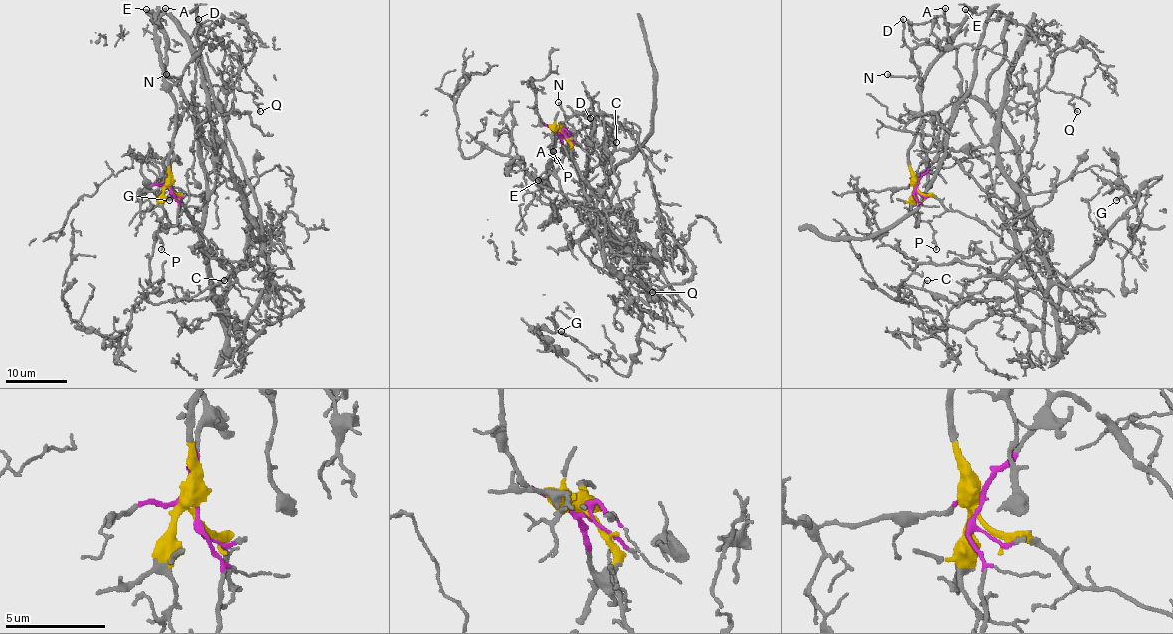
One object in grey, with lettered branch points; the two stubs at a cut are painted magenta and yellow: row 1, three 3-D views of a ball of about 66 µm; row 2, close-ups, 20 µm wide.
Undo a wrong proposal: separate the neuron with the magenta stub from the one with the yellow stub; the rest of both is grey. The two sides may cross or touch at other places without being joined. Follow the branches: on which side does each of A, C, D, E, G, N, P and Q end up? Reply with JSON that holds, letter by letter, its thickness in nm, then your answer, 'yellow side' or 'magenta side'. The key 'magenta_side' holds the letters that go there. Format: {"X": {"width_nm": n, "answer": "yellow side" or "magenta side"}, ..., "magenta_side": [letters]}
{"A": {"width_nm": 240, "answer": "yellow side"}, "C": {"width_nm": 140, "answer": "magenta side"}, "D": {"width_nm": 170, "answer": "yellow side"}, "E": {"width_nm": 200, "answer": "yellow side"}, "G": {"width_nm": 120, "answer": "magenta side"}, "N": {"width_nm": 220, "answer": "yellow side"}, "P": {"width_nm": 120, "answer": "yellow side"}, "Q": {"width_nm": 120, "answer": "magenta side"}, "magenta_side": ["C", "G", "Q"]}

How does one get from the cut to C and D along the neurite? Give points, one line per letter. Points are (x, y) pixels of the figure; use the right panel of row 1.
C: (916, 186), (937, 156), (948, 153), (999, 213), (1037, 286), (1006, 300), (951, 303), (922, 287), (927, 280)
D: (916, 186), (908, 150), (921, 119), (921, 86), (919, 69), (904, 40), (902, 18)

